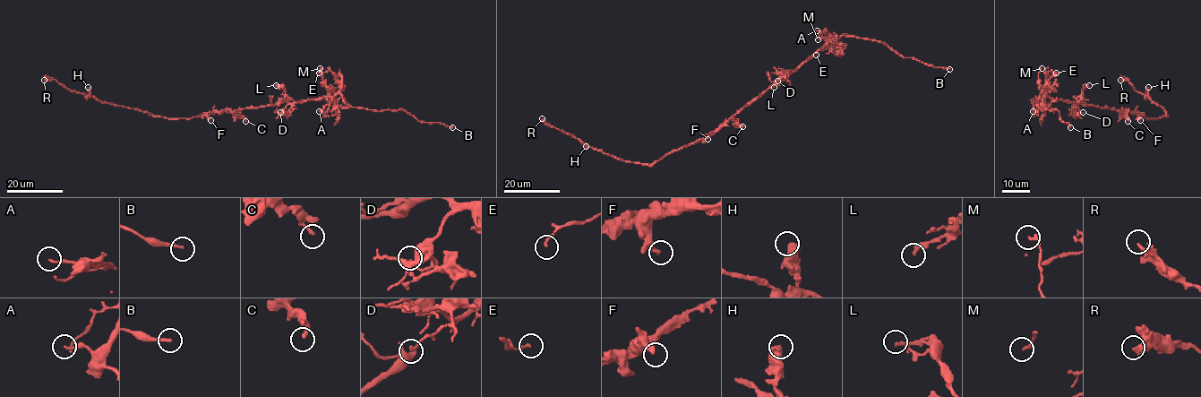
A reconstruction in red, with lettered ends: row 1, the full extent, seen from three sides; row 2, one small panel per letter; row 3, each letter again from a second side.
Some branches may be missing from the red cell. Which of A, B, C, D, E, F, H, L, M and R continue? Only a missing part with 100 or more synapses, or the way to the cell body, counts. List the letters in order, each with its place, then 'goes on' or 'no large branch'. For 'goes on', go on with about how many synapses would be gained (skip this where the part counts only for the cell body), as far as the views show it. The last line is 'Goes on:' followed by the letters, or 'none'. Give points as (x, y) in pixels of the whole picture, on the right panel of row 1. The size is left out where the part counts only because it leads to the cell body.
A: at (1033, 111); no large branch
B: at (1070, 127); goes on
C: at (1128, 121); no large branch
D: at (1083, 112); no large branch
E: at (1056, 73); no large branch
F: at (1140, 120); no large branch
H: at (1148, 87); no large branch
L: at (1089, 85); no large branch
M: at (1042, 68); no large branch
R: at (1120, 80); no large branch
Goes on: B

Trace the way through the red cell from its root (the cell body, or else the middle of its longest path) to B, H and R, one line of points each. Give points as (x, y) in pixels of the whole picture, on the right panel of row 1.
B: (1107, 108), (1056, 100), (1042, 92), (1038, 107), (1057, 109), (1070, 127)
H: (1107, 108), (1135, 111), (1146, 118), (1165, 116), (1162, 107), (1149, 98), (1148, 87)
R: (1107, 108), (1135, 111), (1146, 118), (1166, 115), (1162, 106), (1136, 92), (1128, 80), (1120, 80)

